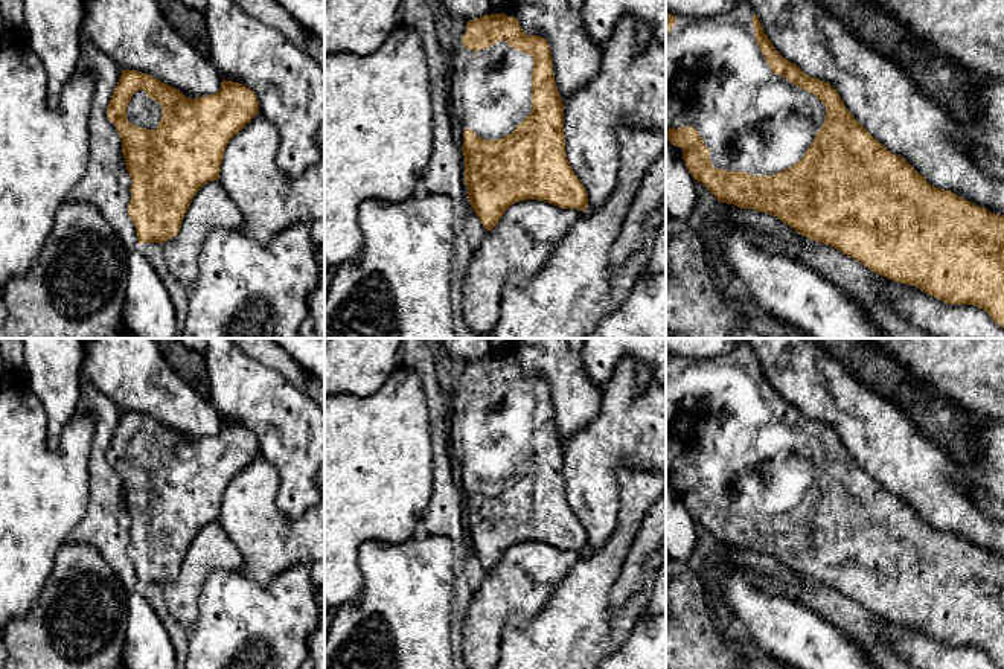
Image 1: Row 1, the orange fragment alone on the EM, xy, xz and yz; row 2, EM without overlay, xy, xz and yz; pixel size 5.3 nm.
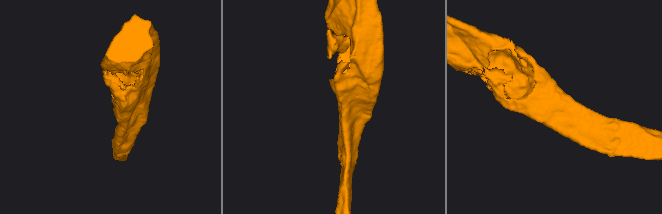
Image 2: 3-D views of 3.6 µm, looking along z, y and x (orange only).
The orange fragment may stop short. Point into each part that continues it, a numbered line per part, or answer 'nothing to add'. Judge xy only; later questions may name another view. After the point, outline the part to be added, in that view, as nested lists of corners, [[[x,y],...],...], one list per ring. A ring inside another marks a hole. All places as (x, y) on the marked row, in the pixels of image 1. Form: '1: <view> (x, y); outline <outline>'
1: xy (143, 112); outline [[[139,90],[133,94],[126,107],[126,119],[129,123],[155,130],[160,123],[161,105],[151,99],[143,90]]]

